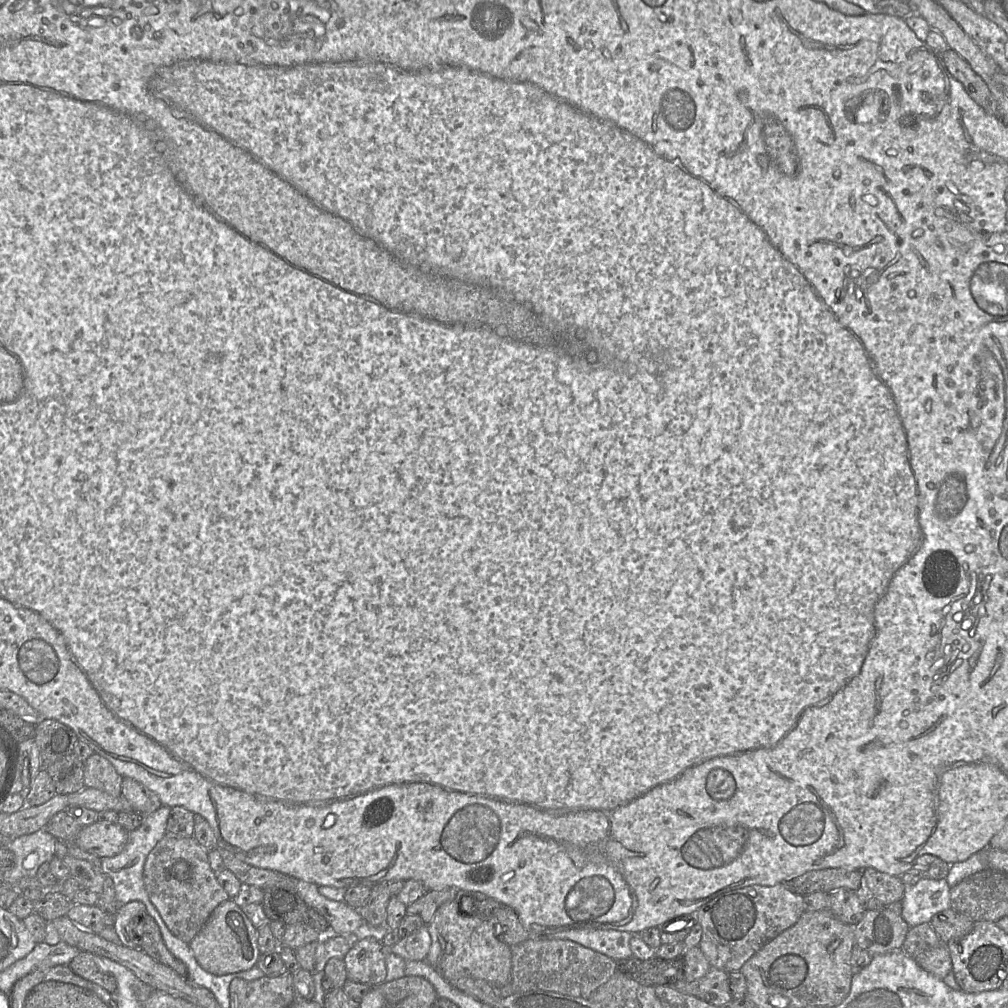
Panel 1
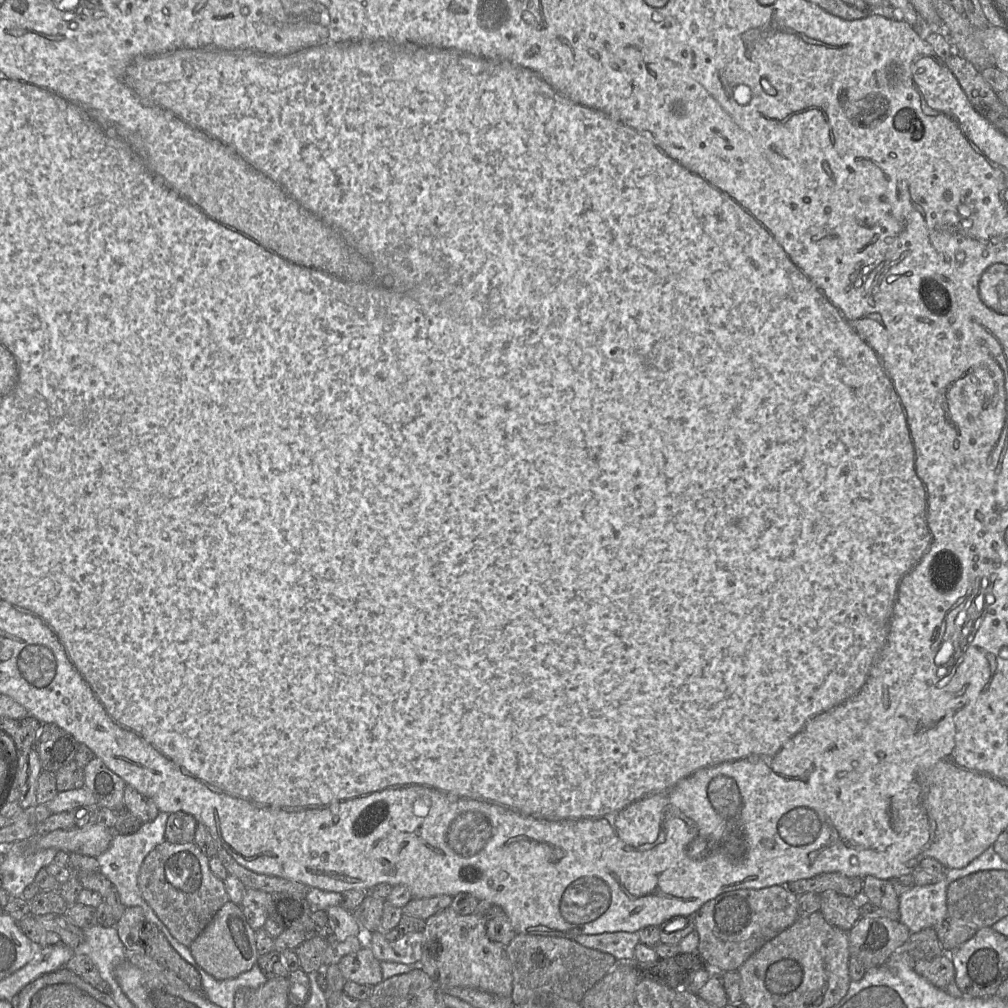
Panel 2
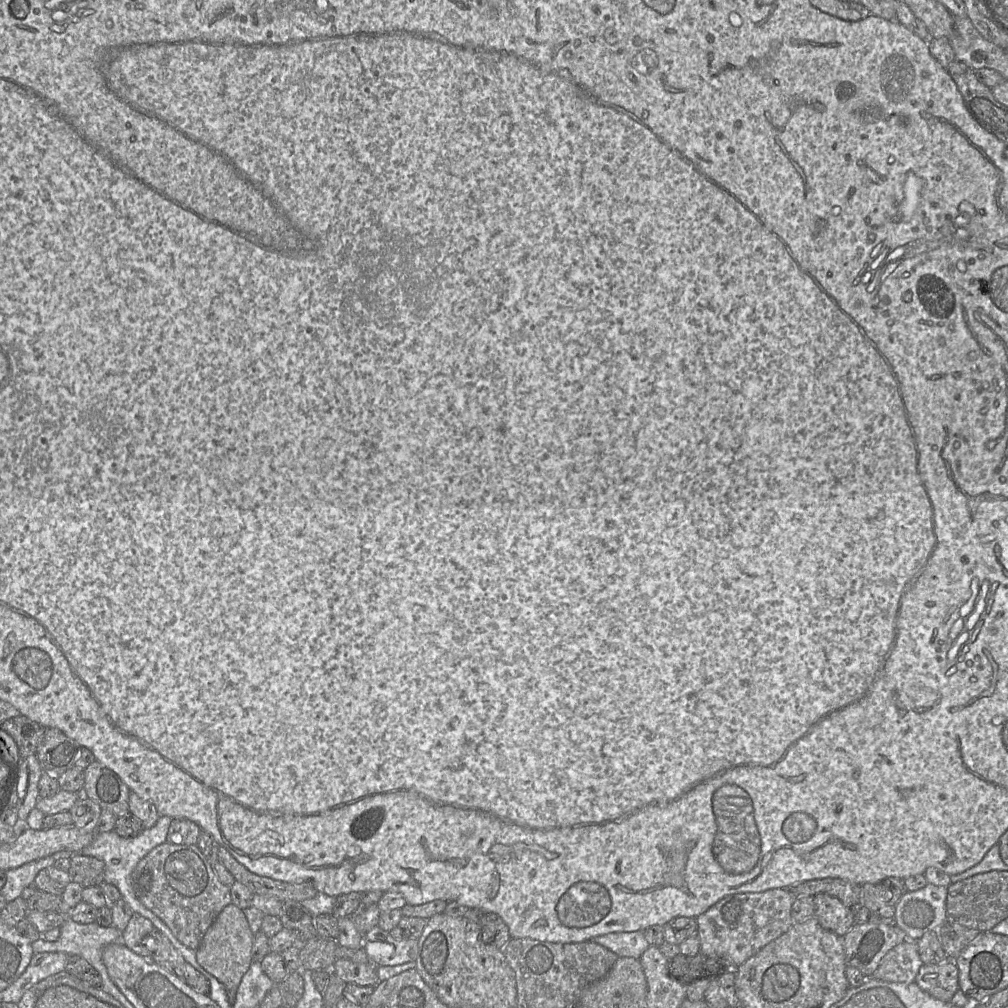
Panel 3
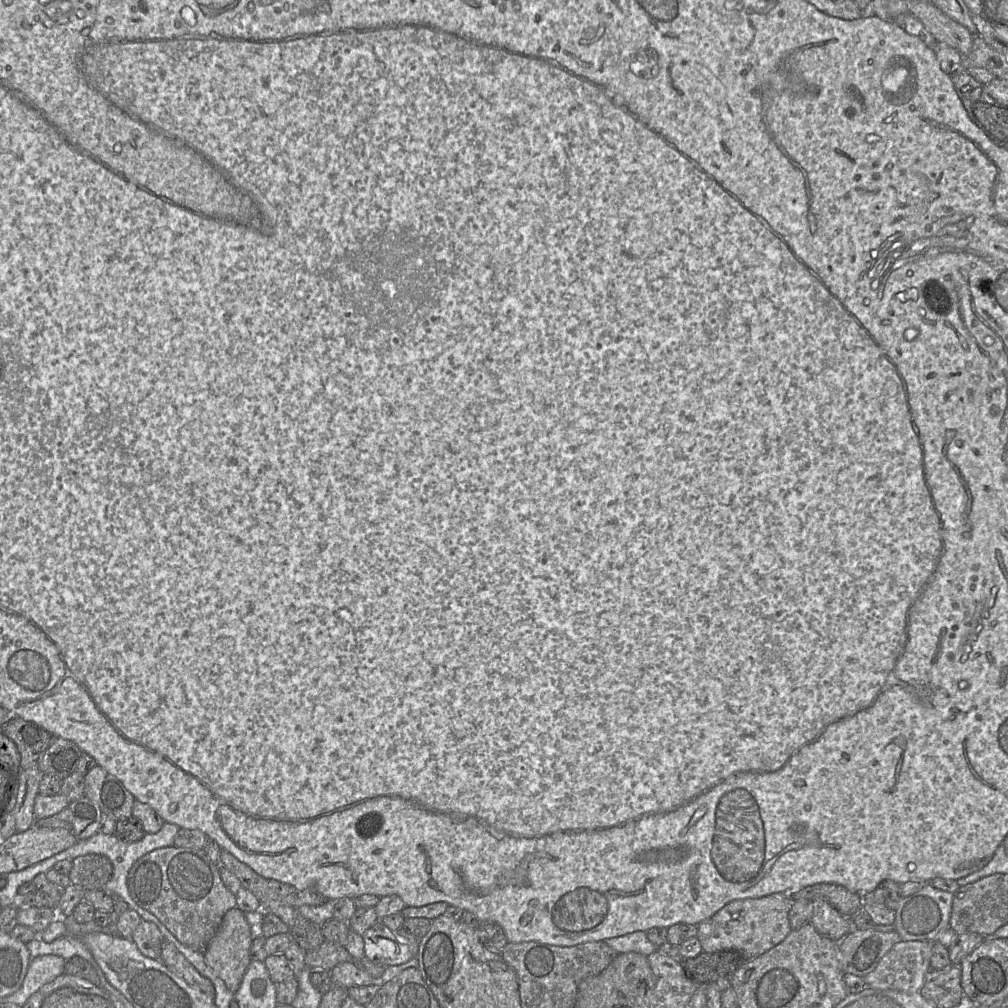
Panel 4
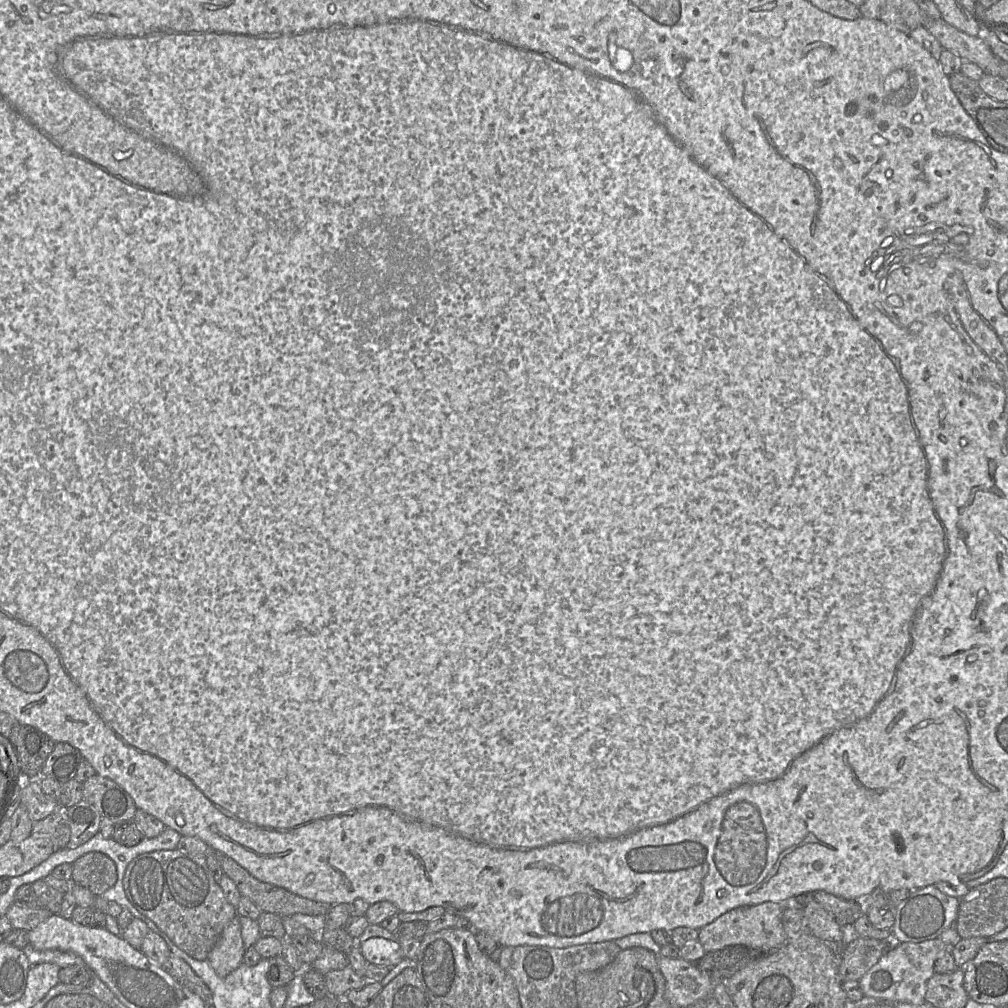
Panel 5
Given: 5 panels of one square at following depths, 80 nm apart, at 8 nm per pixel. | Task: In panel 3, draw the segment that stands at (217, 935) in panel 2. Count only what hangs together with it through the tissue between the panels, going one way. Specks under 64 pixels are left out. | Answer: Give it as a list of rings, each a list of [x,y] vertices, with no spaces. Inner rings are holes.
[[[230,903],[216,917],[196,950],[198,963],[223,984],[230,1004],[235,1002],[242,977],[253,962],[253,940],[254,933],[250,929],[244,911]]]

